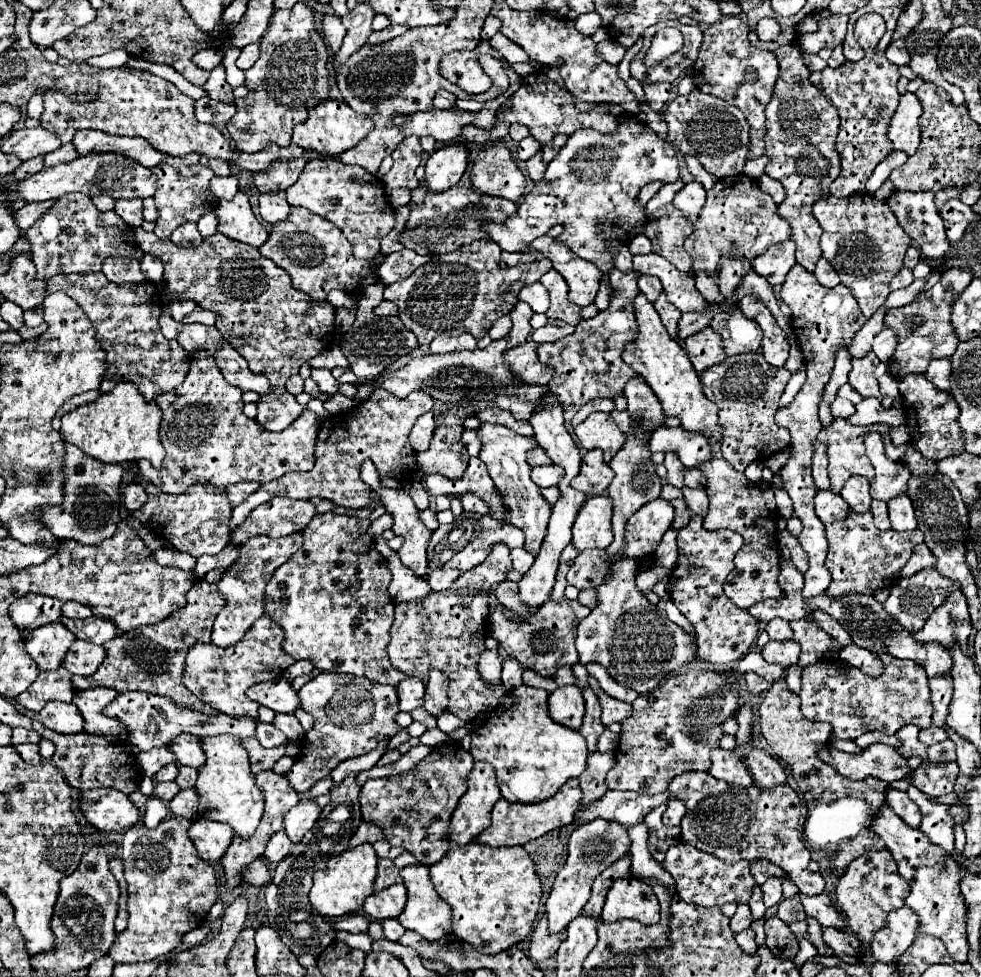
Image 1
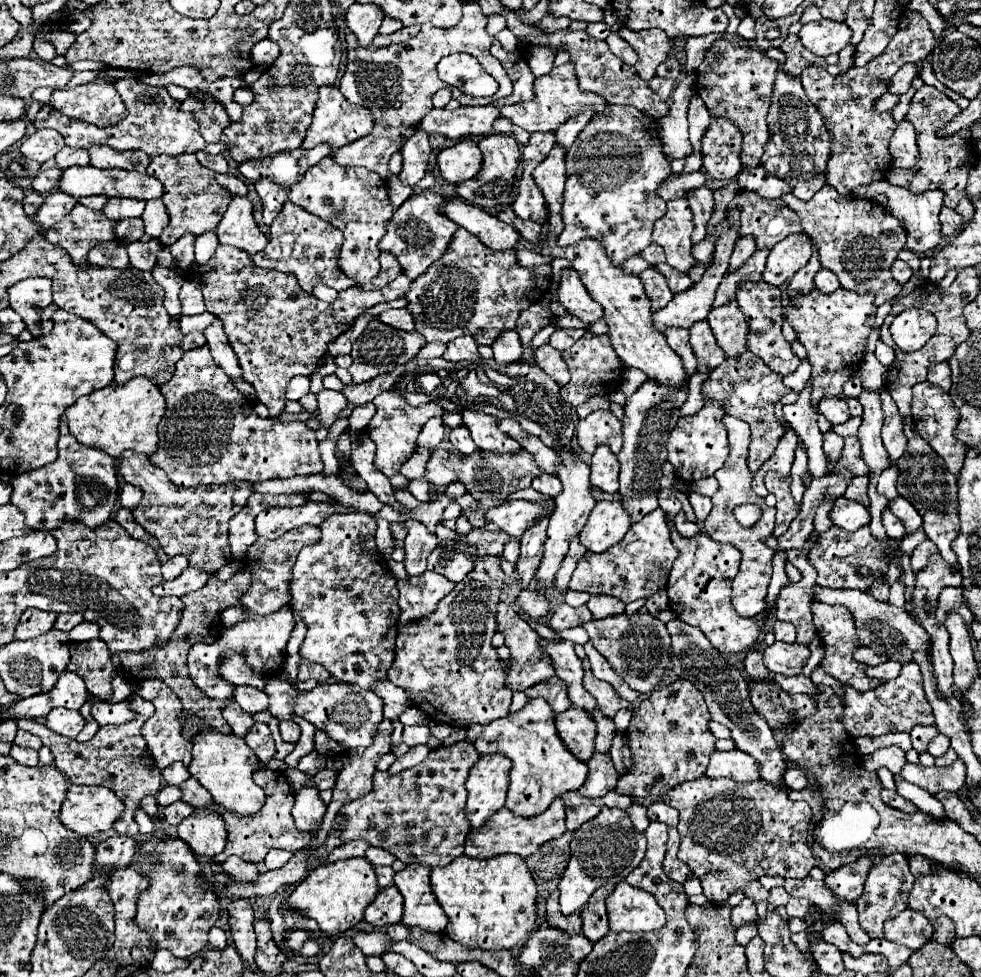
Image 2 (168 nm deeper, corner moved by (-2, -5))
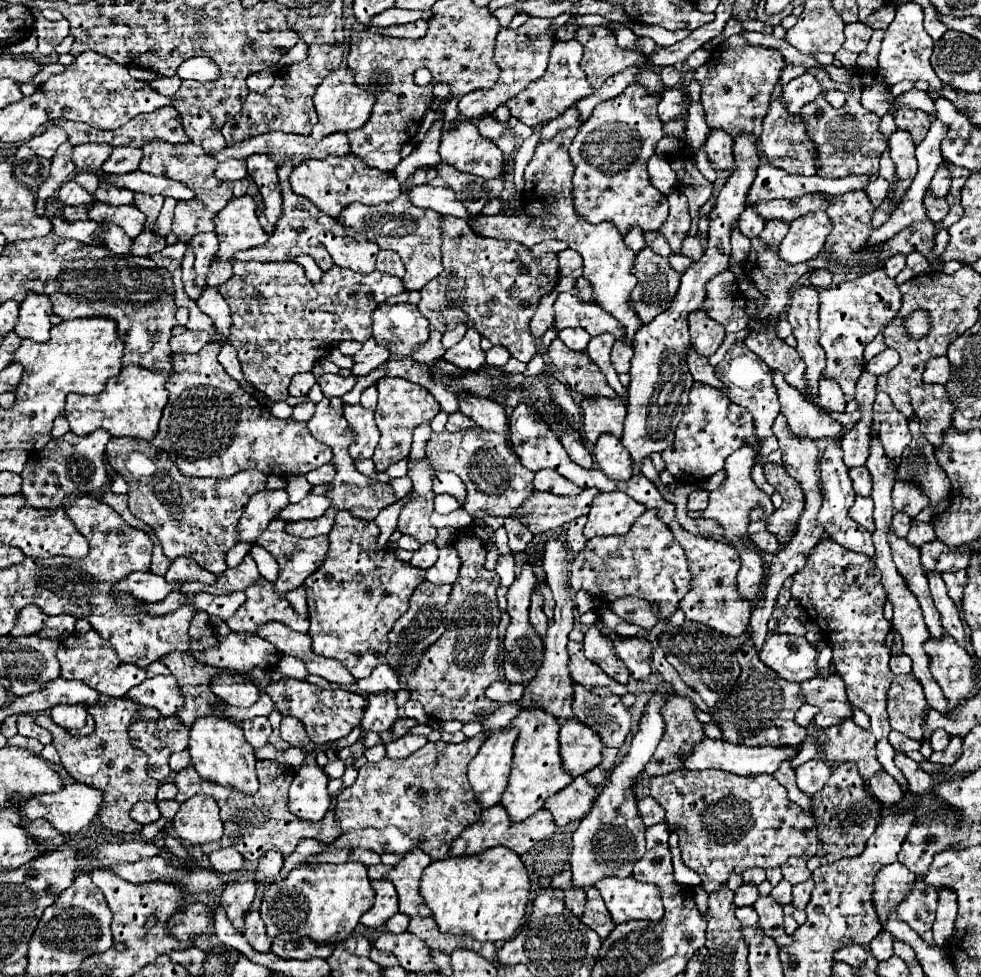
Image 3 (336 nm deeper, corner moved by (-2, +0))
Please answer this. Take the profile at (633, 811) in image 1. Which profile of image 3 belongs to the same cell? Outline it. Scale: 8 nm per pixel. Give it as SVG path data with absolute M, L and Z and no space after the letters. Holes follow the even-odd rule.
M575 777L565 791L559 791L549 803L545 803L545 809L553 813L557 825L567 825L571 821L581 821L591 809L595 797L597 789L591 787L585 777Z

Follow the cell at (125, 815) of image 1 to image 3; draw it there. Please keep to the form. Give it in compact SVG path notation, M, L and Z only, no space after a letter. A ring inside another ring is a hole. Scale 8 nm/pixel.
M69 783L59 793L41 795L37 799L31 799L31 803L25 805L25 813L29 815L29 819L37 819L37 817L49 819L53 823L53 827L65 835L85 833L89 829L91 821L99 815L99 809L103 807L103 799L105 799L105 793L97 787L91 787L85 783Z

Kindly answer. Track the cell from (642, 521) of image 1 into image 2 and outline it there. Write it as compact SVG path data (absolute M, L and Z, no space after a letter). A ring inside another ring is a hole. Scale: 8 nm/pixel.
M657 508L645 518L641 518L639 522L635 522L633 528L625 534L625 538L619 544L611 546L601 554L587 552L577 564L569 588L587 594L609 594L629 604L639 598L649 598L655 592L667 588L669 572L677 556L679 552L675 550L669 538L667 516L661 508Z

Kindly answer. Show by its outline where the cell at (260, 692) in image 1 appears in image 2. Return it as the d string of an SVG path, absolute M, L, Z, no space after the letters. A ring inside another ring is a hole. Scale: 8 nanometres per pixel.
M235 686L233 698L235 698L237 704L241 704L241 708L243 708L245 712L249 712L249 714L267 710L267 694L265 694L263 690L253 688L253 686Z

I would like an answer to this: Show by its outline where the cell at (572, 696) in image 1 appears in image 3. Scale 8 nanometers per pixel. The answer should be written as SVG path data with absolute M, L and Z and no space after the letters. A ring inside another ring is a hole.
M567 719L559 731L561 743L561 759L563 767L571 771L573 777L579 777L591 771L597 763L601 763L603 743L599 735L579 719Z

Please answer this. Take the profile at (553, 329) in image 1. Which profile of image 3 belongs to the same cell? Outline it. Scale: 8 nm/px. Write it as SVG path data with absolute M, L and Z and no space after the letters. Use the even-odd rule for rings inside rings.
M561 329L559 339L573 351L585 351L589 343L589 333L585 329Z

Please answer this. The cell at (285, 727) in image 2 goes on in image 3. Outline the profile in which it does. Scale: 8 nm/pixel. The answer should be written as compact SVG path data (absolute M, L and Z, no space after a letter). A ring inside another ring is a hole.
M283 717L281 739L291 743L291 745L297 745L297 747L307 747L307 749L313 747L309 737L305 735L305 725L299 719L293 719L293 717Z

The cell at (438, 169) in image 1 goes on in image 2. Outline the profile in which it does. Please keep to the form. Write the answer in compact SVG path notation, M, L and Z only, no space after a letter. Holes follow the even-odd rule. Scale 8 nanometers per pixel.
M465 138L465 140L457 142L455 146L443 148L437 156L437 164L439 164L441 176L447 182L459 184L463 180L477 176L477 172L481 170L481 164L483 164L483 156L479 152L477 142L471 138Z

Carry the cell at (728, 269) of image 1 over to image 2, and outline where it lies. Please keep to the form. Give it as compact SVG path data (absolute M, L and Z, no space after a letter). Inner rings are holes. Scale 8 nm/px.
M741 236L741 238L737 240L737 244L735 244L733 254L731 254L731 266L729 266L729 272L741 268L741 266L747 262L747 258L755 252L755 248L757 248L757 246L755 246L753 236Z

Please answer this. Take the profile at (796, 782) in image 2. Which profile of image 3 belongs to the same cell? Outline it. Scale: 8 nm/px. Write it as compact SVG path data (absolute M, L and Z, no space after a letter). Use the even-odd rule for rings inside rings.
M813 759L813 761L799 765L795 773L797 773L797 787L803 793L813 795L815 791L821 791L821 787L827 783L831 775L831 767L823 759Z

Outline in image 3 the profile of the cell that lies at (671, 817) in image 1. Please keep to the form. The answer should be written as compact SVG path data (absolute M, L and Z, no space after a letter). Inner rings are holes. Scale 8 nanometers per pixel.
M645 797L645 799L639 801L639 815L641 815L641 819L647 827L655 825L655 823L661 823L665 819L663 807L653 797Z

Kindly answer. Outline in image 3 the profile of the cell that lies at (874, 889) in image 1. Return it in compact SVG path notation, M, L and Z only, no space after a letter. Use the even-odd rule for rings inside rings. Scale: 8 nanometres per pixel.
M899 861L881 867L873 883L873 903L881 925L887 923L891 911L895 911L897 905L909 895L915 881L917 877Z

